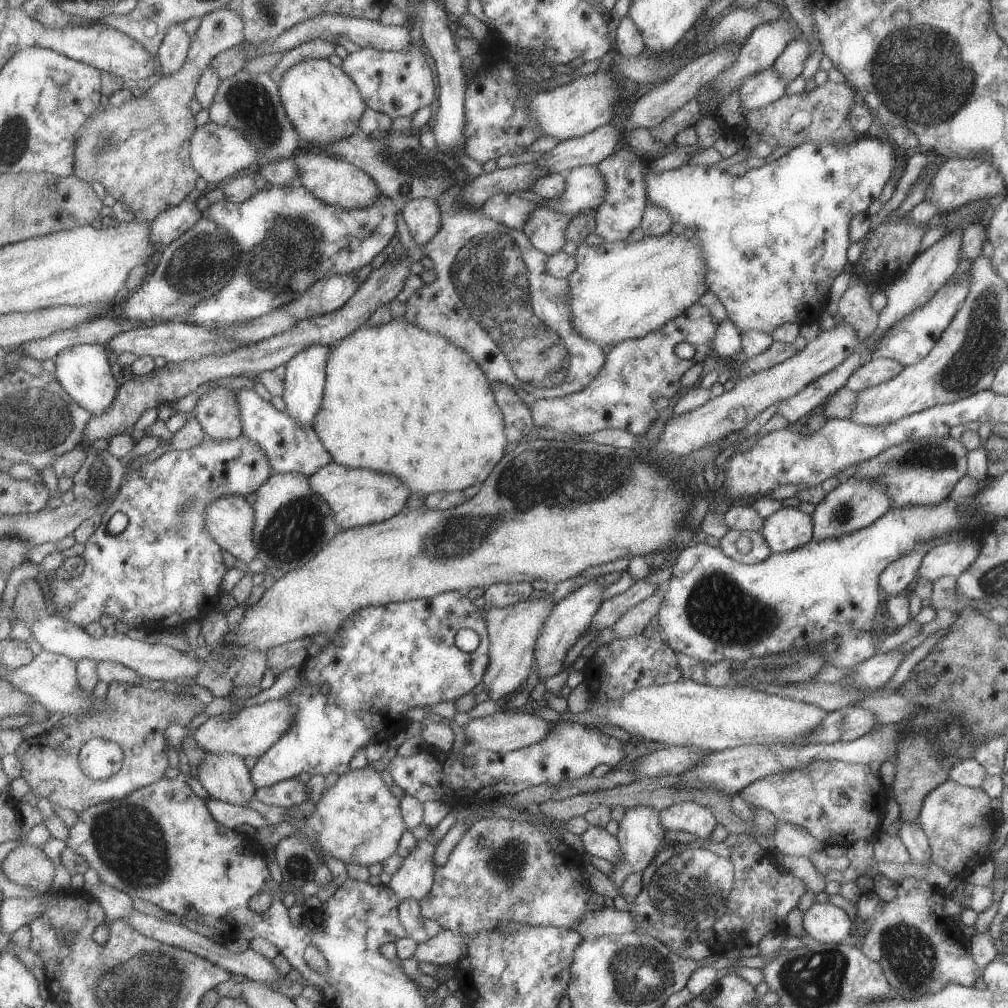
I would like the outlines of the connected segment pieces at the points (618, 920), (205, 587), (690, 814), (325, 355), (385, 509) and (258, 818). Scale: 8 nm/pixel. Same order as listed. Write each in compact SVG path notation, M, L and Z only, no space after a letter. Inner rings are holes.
M604 906L582 920L574 931L580 932L586 941L602 935L626 935L636 933L636 922L630 911L620 911Z
M242 436L242 438L236 438L236 440L216 440L215 438L206 438L204 444L196 446L194 448L182 449L177 451L170 451L164 456L161 456L158 460L152 461L151 463L144 463L142 468L138 470L129 470L125 476L122 490L119 492L116 502L108 509L108 512L104 515L104 522L100 525L97 530L97 534L94 534L90 538L90 542L85 546L85 552L83 558L85 562L85 570L78 578L54 578L50 583L50 598L55 604L55 608L59 614L64 614L68 620L79 624L80 626L87 627L94 622L100 622L100 618L104 614L115 616L117 620L123 622L127 629L147 629L152 628L152 624L166 624L168 628L176 628L179 630L182 624L189 624L188 621L202 621L211 615L211 612L216 611L224 591L222 590L222 582L224 582L224 576L228 574L231 568L228 568L226 560L224 560L223 546L212 536L211 529L208 528L208 509L211 504L214 504L216 500L222 500L228 498L228 496L248 496L250 493L258 492L264 484L272 478L275 474L275 469L272 468L271 457L268 456L268 452L264 452L264 448L252 440L250 436ZM116 512L123 512L129 517L130 523L126 530L119 535L110 534L108 530L108 522L112 520L112 516Z
M694 801L680 802L660 810L660 824L664 830L688 832L698 838L706 838L712 834L719 822L712 811Z
M316 344L308 350L302 350L288 362L285 374L287 391L284 400L287 404L287 411L305 428L316 426L316 420L324 408L331 354L330 345Z
M334 461L326 468L322 468L318 474L311 476L312 488L328 500L328 504L336 512L336 520L342 528L360 528L368 524L378 524L392 520L400 512L404 512L408 498L412 496L412 490L400 476L392 476L386 472L370 470L370 468L352 468Z
M210 797L207 801L216 820L232 830L236 830L243 824L250 824L256 830L270 826L270 820L264 814L260 814L252 808L228 804L228 802L222 802L222 800L216 800L213 797Z

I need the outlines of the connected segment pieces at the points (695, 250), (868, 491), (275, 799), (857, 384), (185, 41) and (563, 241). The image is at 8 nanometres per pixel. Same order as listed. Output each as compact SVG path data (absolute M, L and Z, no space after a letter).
M668 232L630 243L626 240L594 246L584 243L576 255L580 266L568 278L572 284L569 302L575 328L602 347L651 335L684 314L708 292L704 252L700 242L693 237L685 238L685 234L673 236Z
M856 478L842 480L840 486L826 493L824 500L821 500L815 507L812 516L813 539L840 538L840 536L856 532L860 528L866 528L872 522L876 522L880 516L886 514L893 506L886 488L882 488L878 482L856 480Z
M288 779L271 787L259 788L257 799L270 806L280 806L280 808L293 808L301 805L310 799L310 788L308 782L301 782L296 779Z
M881 357L873 359L867 364L860 366L849 378L847 388L855 392L860 390L868 390L872 386L884 384L888 380L894 379L903 372L902 364L899 361Z
M182 23L172 26L165 35L159 53L162 64L164 64L163 75L178 74L188 62L189 52L192 50L192 37L186 32L184 25Z
M538 208L524 226L524 232L530 235L536 248L554 256L568 244L570 225L576 216L580 216L580 212L564 214L550 208Z

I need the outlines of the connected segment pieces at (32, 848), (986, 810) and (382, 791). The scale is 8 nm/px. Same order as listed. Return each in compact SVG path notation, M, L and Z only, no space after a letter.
M22 844L4 860L2 866L12 882L42 893L55 890L57 866L36 845Z
M953 777L929 792L924 799L919 822L928 836L931 860L942 870L950 872L952 877L967 880L973 868L986 860L985 850L999 825L997 812L990 806L990 800L984 789L958 784Z
M373 766L351 769L324 793L314 814L307 819L311 832L318 832L323 849L345 864L374 866L398 854L409 826L403 813L403 801L390 790Z

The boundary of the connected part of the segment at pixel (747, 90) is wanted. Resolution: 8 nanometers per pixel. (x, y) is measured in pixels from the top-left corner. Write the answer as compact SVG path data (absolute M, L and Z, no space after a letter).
M773 66L746 78L739 89L740 105L744 115L783 98L787 86L788 83L784 83L774 73Z

